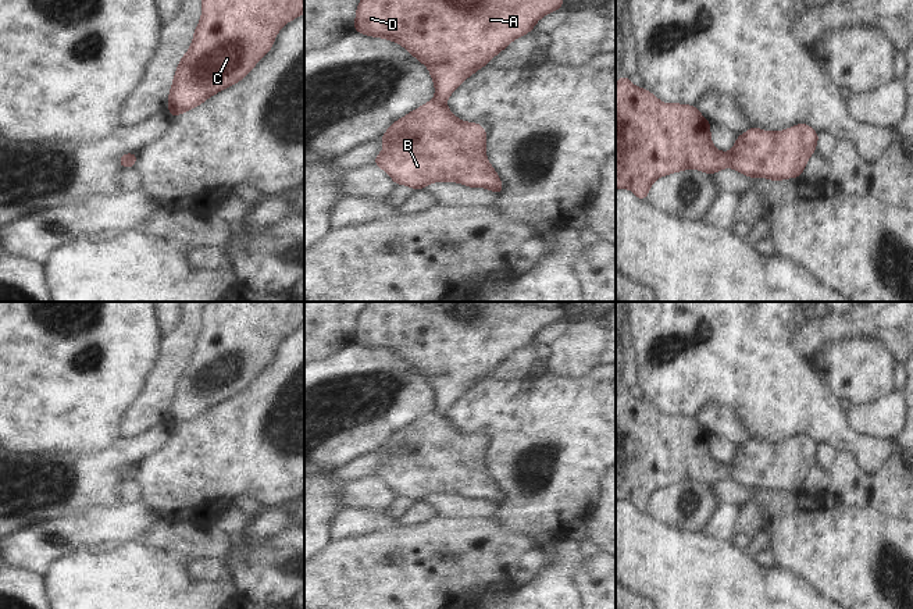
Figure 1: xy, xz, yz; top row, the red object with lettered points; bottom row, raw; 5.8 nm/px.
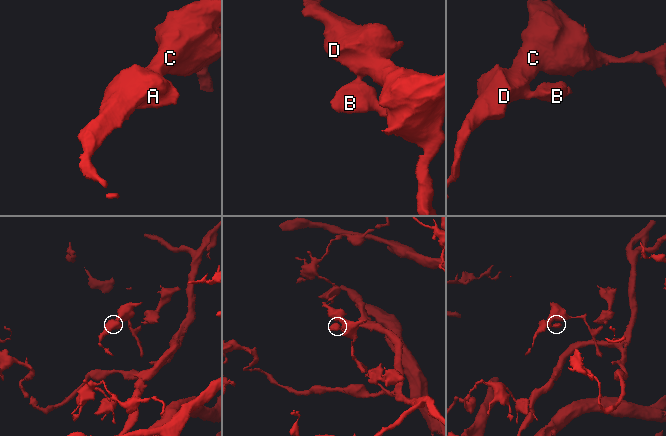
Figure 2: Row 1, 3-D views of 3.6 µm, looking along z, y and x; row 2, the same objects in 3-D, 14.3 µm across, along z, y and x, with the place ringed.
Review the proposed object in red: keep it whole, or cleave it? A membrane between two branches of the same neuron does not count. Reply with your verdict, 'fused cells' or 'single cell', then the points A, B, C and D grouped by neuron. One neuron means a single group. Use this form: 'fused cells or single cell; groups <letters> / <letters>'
single cell; groups A B C D

